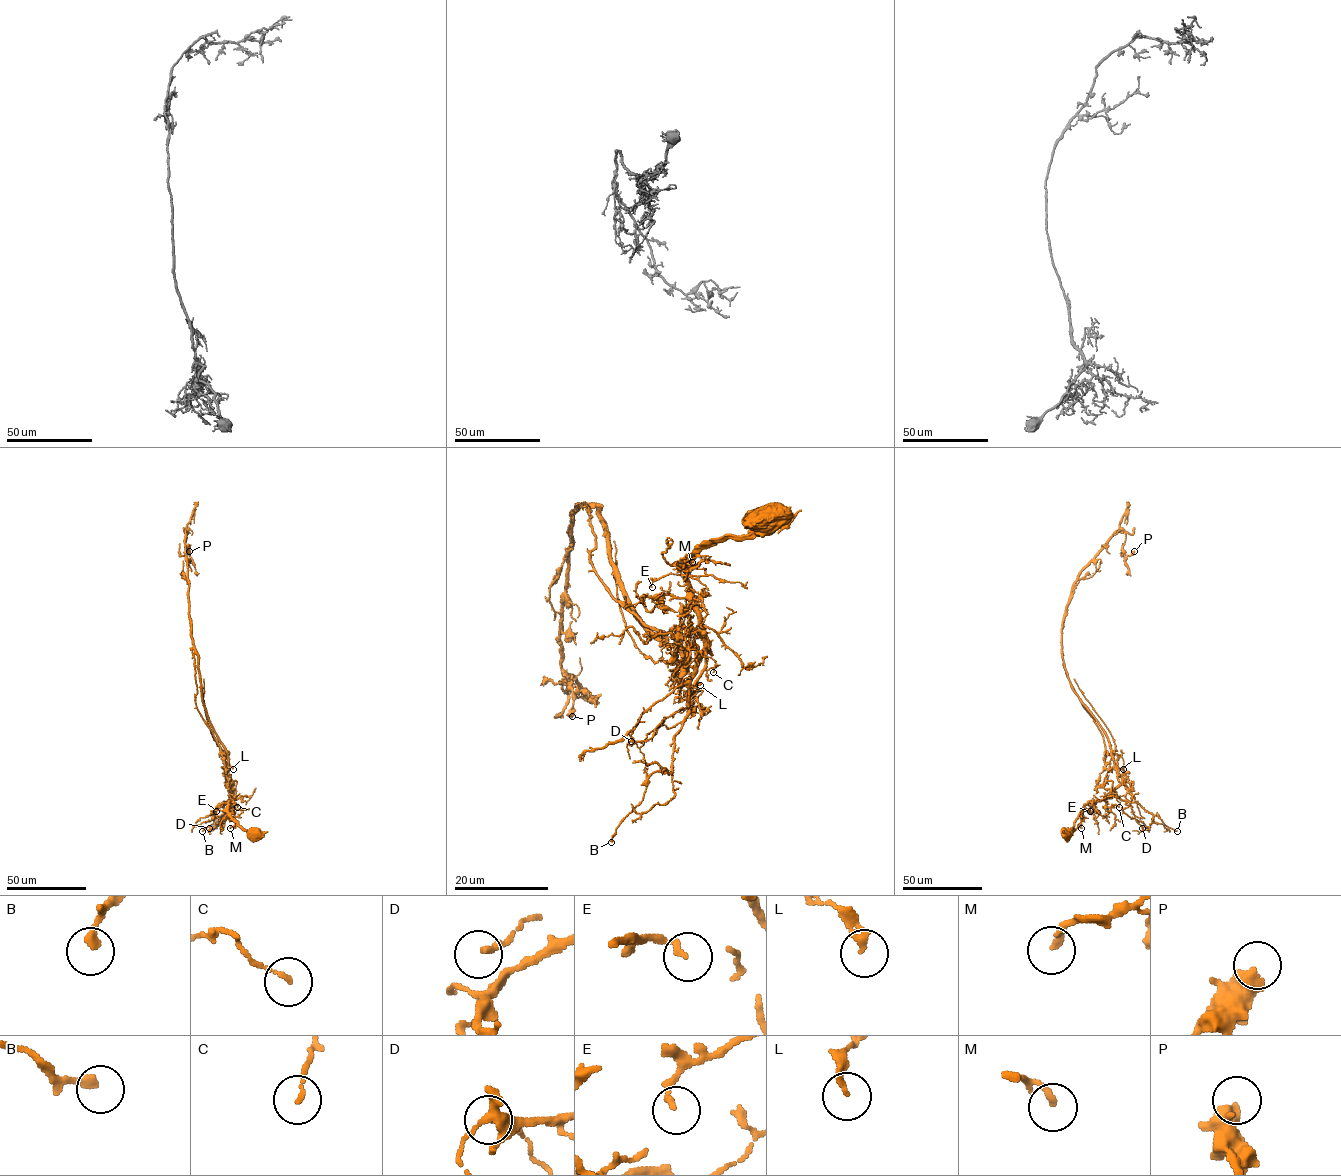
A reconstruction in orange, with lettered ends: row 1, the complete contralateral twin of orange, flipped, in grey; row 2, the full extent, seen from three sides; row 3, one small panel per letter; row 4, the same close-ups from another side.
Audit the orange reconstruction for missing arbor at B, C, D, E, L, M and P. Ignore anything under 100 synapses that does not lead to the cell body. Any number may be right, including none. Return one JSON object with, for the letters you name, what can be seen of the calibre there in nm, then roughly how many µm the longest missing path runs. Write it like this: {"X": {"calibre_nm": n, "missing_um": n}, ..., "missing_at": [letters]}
{"missing_at": []}

